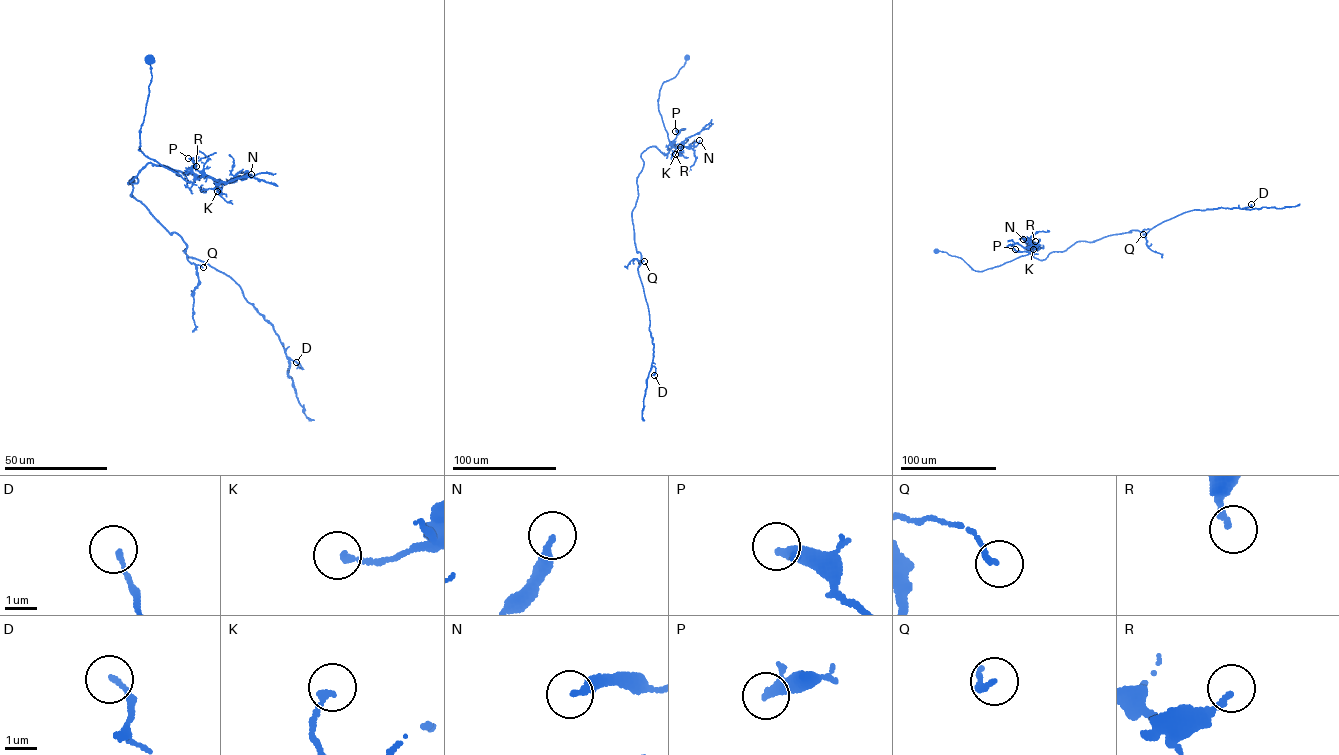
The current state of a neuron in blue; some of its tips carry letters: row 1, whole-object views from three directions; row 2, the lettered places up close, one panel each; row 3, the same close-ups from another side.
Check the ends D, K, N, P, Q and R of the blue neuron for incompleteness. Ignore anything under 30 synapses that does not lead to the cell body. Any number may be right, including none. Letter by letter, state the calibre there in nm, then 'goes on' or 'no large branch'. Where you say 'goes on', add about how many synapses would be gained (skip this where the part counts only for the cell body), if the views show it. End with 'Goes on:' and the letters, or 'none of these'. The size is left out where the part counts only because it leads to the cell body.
D: 130 nm | no large branch
K: 190 nm | no large branch
N: 300 nm | no large branch
P: 300 nm | no large branch
Q: 160 nm | no large branch
R: 170 nm | no large branch
Goes on: none of these

